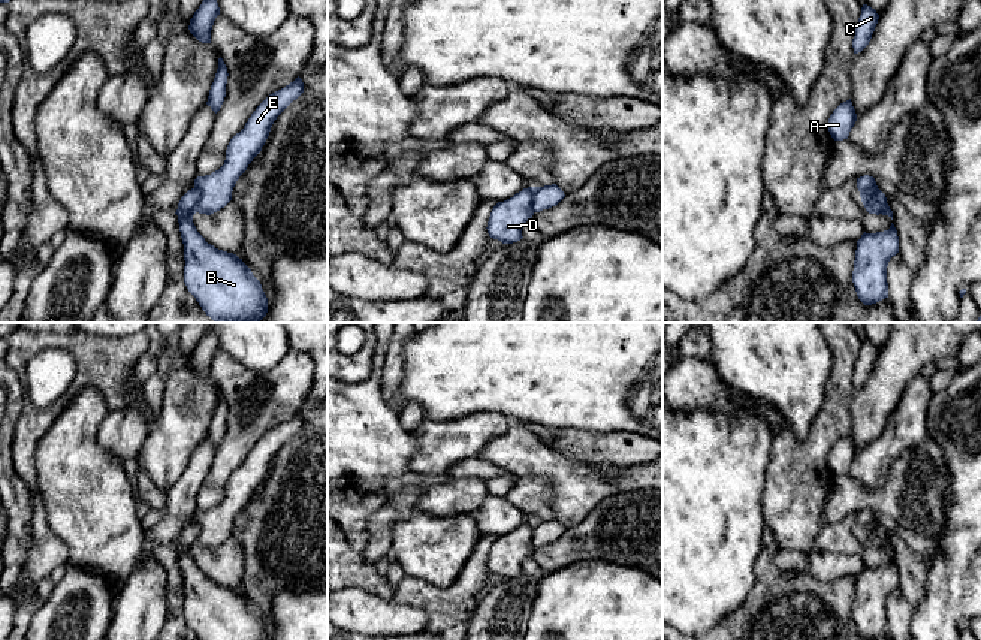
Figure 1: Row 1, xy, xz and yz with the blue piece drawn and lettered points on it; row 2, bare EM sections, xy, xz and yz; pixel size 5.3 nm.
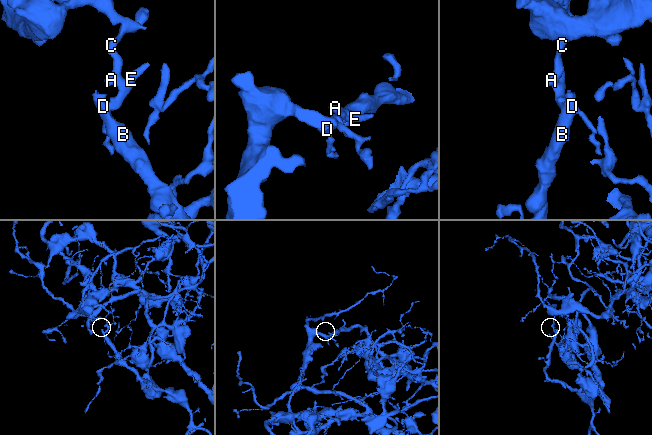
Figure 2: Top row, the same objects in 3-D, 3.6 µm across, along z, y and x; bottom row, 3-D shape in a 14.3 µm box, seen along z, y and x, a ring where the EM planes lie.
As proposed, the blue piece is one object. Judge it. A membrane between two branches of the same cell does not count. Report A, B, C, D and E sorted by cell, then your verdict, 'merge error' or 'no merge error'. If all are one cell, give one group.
A C E / B D; merge error

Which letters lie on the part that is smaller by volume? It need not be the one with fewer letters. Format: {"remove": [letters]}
{"remove": ["B", "D"]}

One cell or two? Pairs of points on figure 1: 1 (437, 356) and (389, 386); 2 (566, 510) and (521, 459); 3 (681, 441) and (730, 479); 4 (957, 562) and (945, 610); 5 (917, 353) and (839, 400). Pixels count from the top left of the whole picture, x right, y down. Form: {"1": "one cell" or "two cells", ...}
{"1": "two cells", "2": "one cell", "3": "one cell", "4": "one cell", "5": "two cells"}

